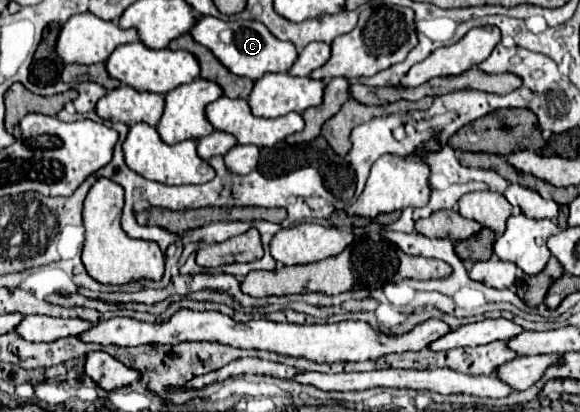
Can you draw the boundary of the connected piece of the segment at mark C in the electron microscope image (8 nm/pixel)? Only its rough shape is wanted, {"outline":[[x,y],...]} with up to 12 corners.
{"outline":[[197,17],[189,35],[231,73],[259,79],[297,59],[259,21]]}

